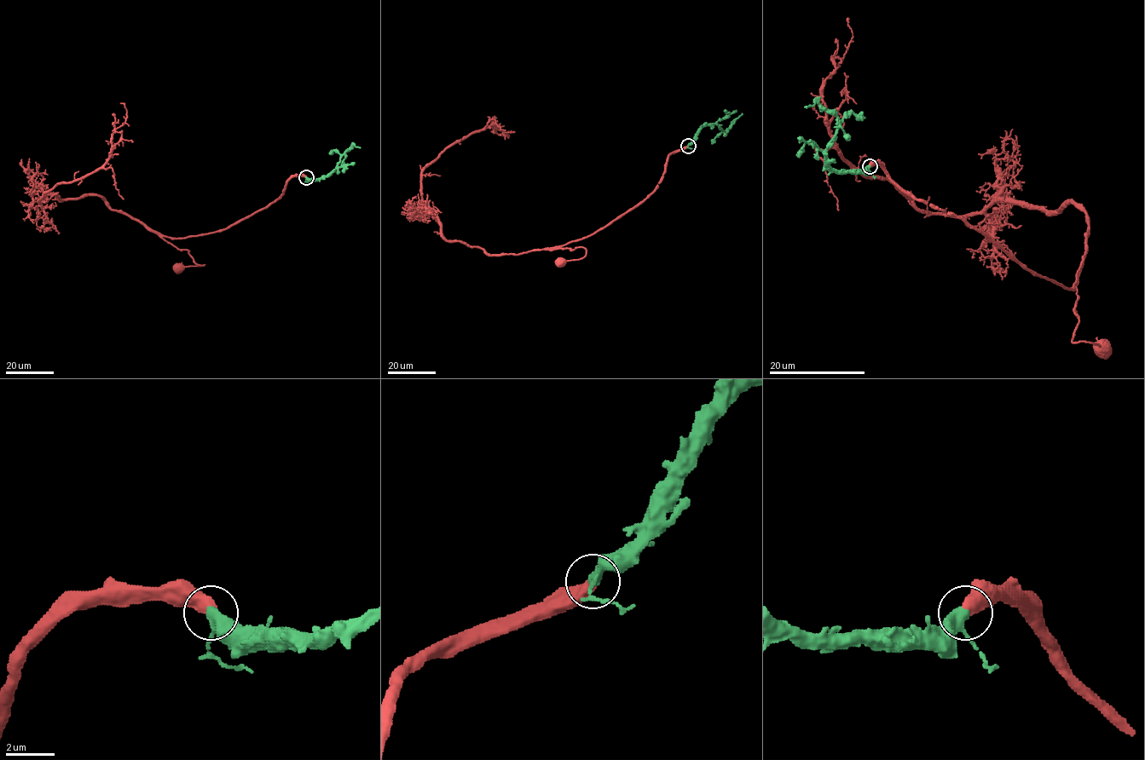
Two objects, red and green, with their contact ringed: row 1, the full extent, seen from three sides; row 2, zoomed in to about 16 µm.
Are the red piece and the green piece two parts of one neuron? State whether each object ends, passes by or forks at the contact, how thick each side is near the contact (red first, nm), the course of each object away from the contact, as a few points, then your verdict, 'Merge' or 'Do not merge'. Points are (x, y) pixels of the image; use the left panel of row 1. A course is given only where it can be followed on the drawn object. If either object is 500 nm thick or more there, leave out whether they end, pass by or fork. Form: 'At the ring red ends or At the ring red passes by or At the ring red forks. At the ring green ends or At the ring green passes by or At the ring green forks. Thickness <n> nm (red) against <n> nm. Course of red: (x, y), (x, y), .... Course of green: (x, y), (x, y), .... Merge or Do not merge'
Thickness 550 nm (red) against 360 nm. Course of red: (306, 176), (293, 176), (275, 201), (225, 229), (182, 238), (159, 233), (204, 264), (179, 267). Course of green: (306, 177), (320, 179), (327, 176), (344, 153), (354, 146), (360, 147). Merge

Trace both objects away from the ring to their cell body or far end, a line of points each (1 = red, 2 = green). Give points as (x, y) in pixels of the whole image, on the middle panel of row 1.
1: (688, 146), (669, 155), (657, 187), (632, 208), (588, 236), (540, 249), (586, 250), (580, 259), (561, 261)
2: (688, 146), (707, 125), (716, 123), (725, 130), (742, 113)

